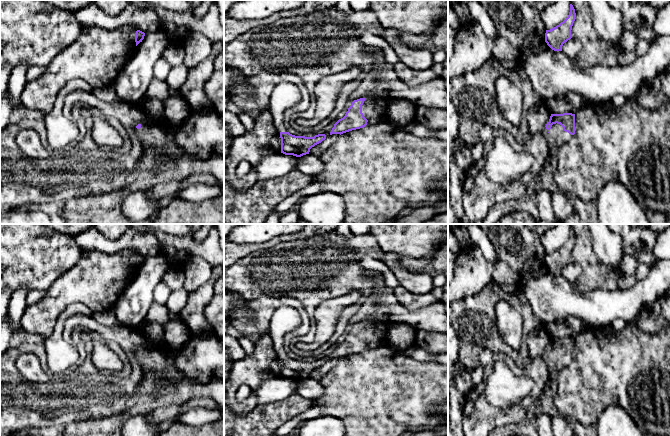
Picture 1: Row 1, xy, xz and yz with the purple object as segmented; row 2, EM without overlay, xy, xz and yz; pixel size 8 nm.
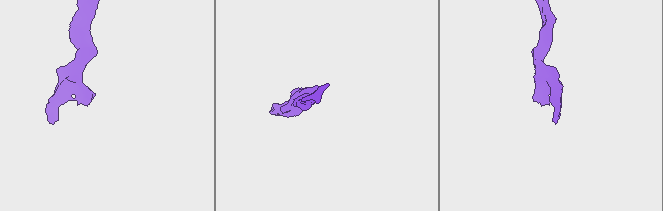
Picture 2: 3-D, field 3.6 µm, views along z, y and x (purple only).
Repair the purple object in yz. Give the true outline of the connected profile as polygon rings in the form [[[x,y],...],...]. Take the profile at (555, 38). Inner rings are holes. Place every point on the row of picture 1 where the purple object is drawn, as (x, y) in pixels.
[[[570,4],[570,12],[568,17],[556,27],[546,30],[545,42],[554,51],[562,51],[562,46],[570,40],[571,30],[575,21],[576,13],[572,4]]]

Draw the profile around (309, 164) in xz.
[[[306,154],[298,159],[297,169],[304,174],[315,176],[323,170],[320,156]]]

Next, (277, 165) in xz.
[[[283,153],[264,156],[256,168],[257,181],[285,176],[297,169],[298,157]]]

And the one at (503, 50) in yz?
[[[500,37],[494,42],[492,57],[502,63],[520,59],[521,53],[507,39]]]

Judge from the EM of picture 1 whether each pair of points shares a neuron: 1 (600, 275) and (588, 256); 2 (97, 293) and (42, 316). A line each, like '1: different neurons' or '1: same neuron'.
1: same neuron
2: same neuron

